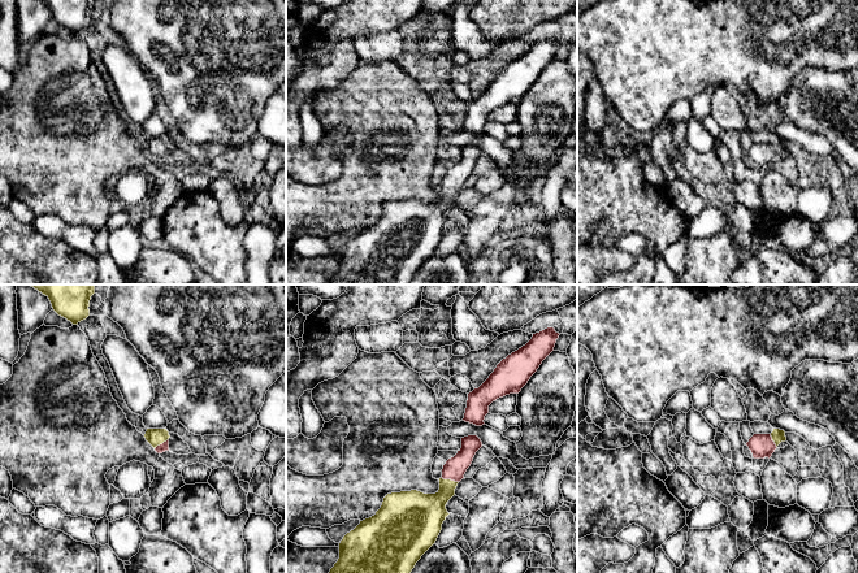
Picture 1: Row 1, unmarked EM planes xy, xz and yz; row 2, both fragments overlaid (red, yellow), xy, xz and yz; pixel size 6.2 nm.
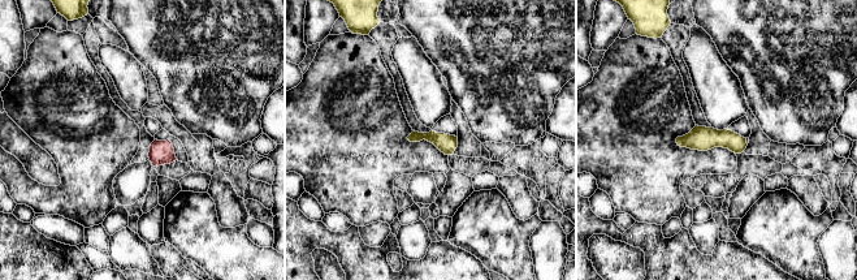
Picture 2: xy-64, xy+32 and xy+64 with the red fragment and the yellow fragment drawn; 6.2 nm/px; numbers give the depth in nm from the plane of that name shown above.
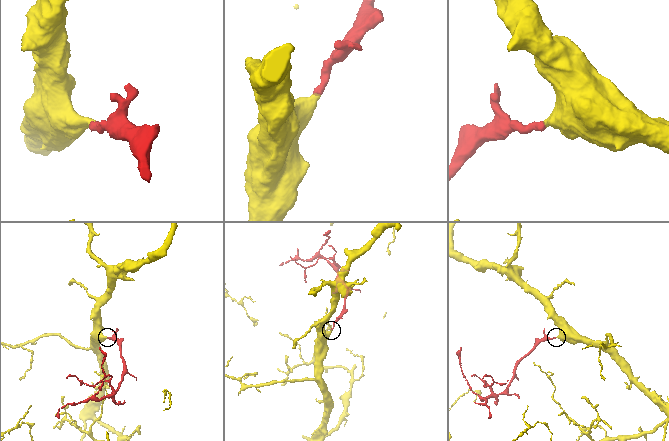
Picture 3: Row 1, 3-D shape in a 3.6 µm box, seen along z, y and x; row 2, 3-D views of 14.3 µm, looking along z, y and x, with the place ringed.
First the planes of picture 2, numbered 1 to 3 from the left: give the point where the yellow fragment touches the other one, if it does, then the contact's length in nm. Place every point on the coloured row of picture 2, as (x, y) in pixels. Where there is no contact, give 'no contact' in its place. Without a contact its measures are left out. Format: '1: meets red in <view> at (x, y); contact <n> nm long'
1: no contact
2: no contact
3: no contact

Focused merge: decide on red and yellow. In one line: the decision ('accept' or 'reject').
accept

